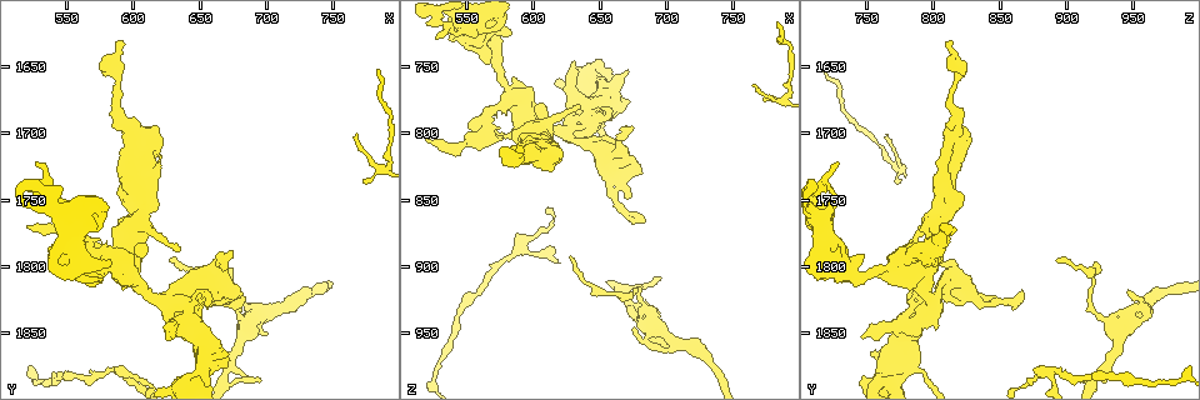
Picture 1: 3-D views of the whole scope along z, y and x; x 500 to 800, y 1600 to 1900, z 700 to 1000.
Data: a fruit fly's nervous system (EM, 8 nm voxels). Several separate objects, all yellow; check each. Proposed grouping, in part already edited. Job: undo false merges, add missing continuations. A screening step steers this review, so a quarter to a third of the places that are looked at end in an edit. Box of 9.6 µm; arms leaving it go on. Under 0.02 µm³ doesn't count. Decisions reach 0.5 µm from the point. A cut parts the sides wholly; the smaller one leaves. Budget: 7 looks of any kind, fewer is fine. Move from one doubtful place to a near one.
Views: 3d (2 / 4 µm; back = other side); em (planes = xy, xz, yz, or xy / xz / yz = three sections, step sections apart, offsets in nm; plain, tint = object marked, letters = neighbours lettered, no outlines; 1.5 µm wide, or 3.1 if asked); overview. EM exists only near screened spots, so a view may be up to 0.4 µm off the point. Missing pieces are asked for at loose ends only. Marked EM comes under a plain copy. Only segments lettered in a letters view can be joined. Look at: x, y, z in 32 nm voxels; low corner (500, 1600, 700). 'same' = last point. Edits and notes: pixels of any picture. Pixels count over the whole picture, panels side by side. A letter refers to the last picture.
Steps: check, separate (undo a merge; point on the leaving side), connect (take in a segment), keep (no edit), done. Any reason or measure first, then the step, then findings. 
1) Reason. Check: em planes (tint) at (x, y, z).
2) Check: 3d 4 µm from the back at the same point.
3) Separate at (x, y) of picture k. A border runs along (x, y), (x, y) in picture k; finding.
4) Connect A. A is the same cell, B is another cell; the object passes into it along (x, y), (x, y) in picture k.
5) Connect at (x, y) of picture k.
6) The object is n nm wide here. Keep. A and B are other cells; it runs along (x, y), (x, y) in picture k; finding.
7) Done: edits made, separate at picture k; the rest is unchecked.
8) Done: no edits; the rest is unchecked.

Sharp bend. Check: 3d 2 µm at (580, 1800, 764).

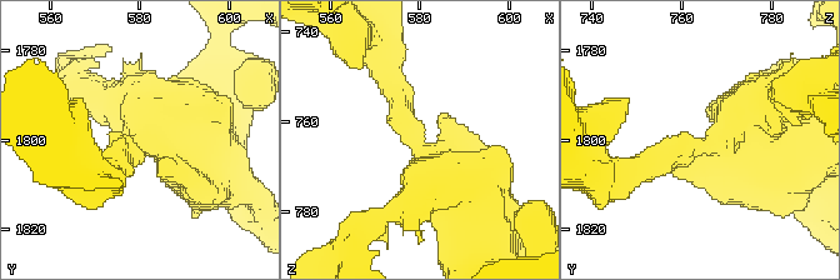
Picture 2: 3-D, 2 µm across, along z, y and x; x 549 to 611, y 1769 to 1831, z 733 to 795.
Check: em planes (tint) at (579, 1802, 763).

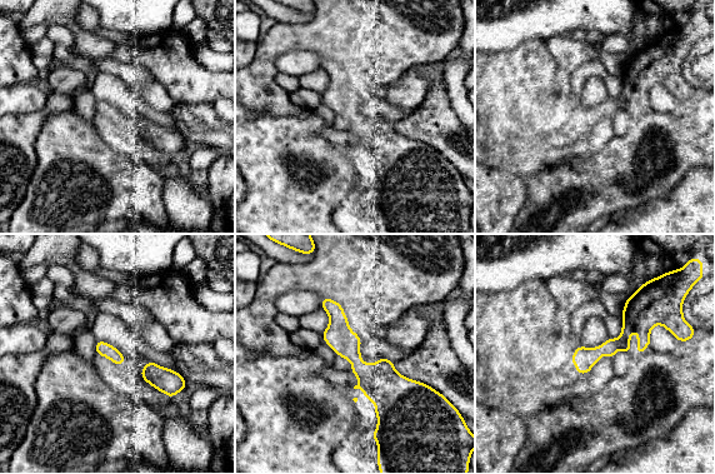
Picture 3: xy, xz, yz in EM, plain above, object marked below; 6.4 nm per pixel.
Check: em planes (letters) at the same point.

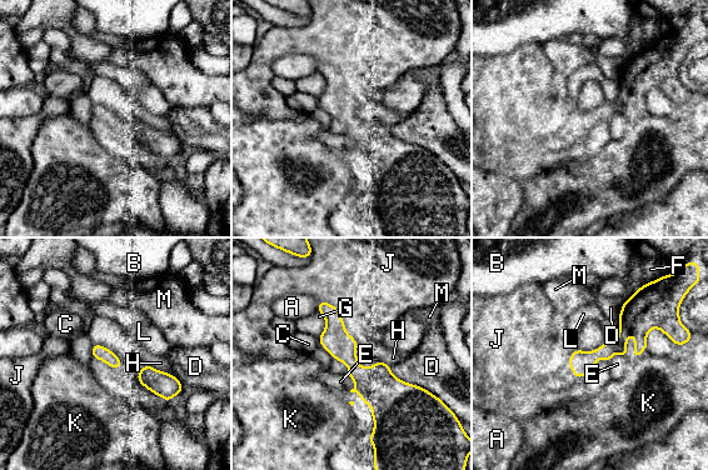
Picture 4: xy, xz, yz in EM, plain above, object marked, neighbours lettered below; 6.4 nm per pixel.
Keep. A, B, C, D, E, F, G, H, J, K, L and M are other cells; it runs along (322, 305), (379, 394), (378, 428) in picture 4; all the same neuron.

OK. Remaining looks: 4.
Branch stops here. Check: 3d 4 µm from the back at (630, 1794, 892).

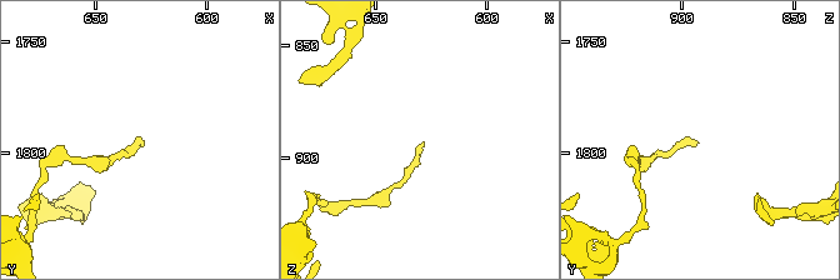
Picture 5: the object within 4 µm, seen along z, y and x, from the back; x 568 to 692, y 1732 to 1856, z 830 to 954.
Check: em planes (letters) at (628, 1795, 894).

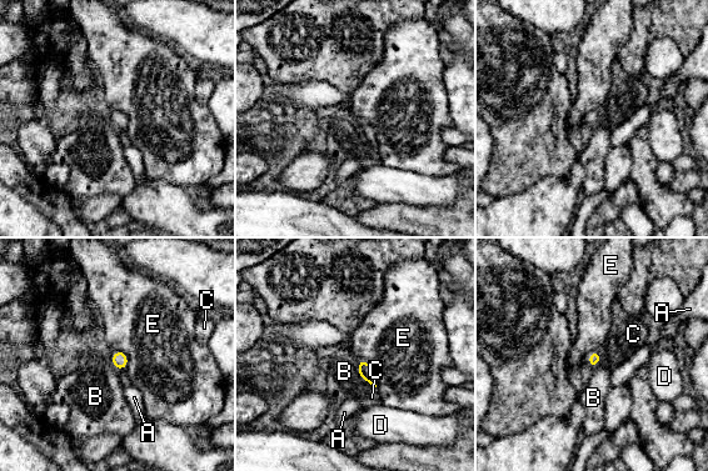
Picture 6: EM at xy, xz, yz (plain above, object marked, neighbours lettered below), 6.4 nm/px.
The longest contact is with E, 220 nm. Keep. A, B, C, D and E are other cells; a border runs along (601, 352), (599, 361), (593, 367) in picture 6; none of them fits.

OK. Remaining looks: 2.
Thin end. Check: em planes (letters) at (696, 1884, 910).

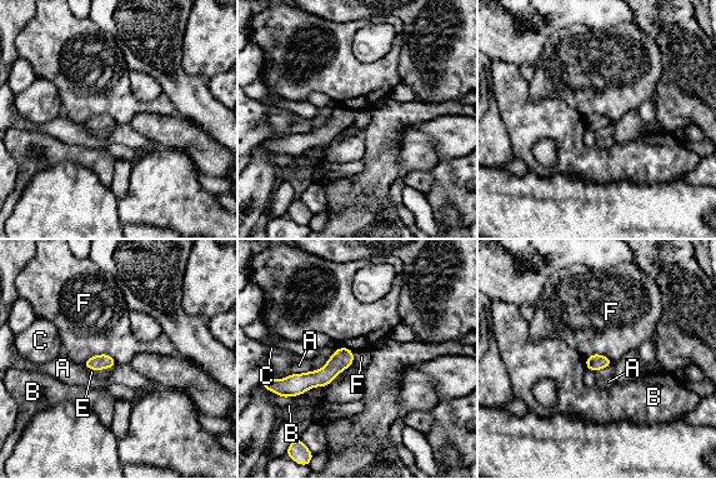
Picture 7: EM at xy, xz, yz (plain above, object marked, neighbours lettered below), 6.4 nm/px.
The object is 100 nm wide here; the longest contact is with F, 380 nm. Keep. A, B, C, E and F are other cells; no lettered segment goes on from it.

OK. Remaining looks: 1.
Done: no edits; the rest is unchecked.

